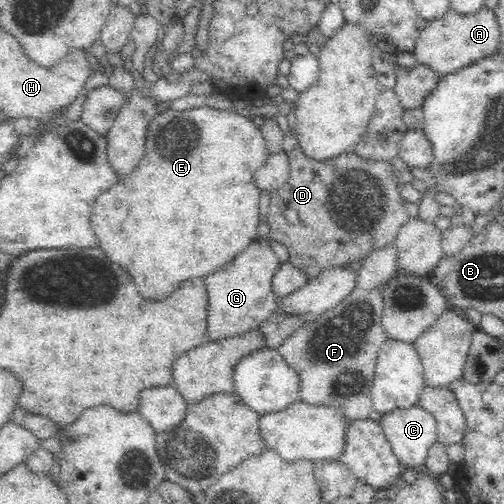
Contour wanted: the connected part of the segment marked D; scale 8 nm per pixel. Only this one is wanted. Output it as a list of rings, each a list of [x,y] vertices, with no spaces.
[[[295,145],[287,152],[289,156],[289,178],[271,192],[267,221],[269,236],[286,246],[290,260],[308,277],[316,277],[323,269],[364,261],[366,256],[397,238],[401,226],[410,218],[404,198],[404,182],[398,178],[396,166],[390,161],[375,161],[364,158],[352,150],[337,154],[331,162],[308,158],[304,151]]]

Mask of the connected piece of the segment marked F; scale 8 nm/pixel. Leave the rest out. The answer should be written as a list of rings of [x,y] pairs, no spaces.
[[[356,287],[342,302],[317,315],[315,320],[298,329],[278,349],[300,371],[300,400],[312,404],[332,403],[346,409],[352,420],[368,419],[373,409],[370,392],[374,386],[378,354],[389,337],[382,322],[384,312],[383,287]]]

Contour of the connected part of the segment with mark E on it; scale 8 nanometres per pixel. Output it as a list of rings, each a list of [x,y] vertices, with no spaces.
[[[219,100],[188,110],[172,107],[150,124],[146,156],[138,168],[98,196],[92,228],[100,246],[112,260],[132,272],[146,298],[162,300],[188,278],[205,277],[258,237],[261,190],[254,176],[270,155],[260,127]]]

